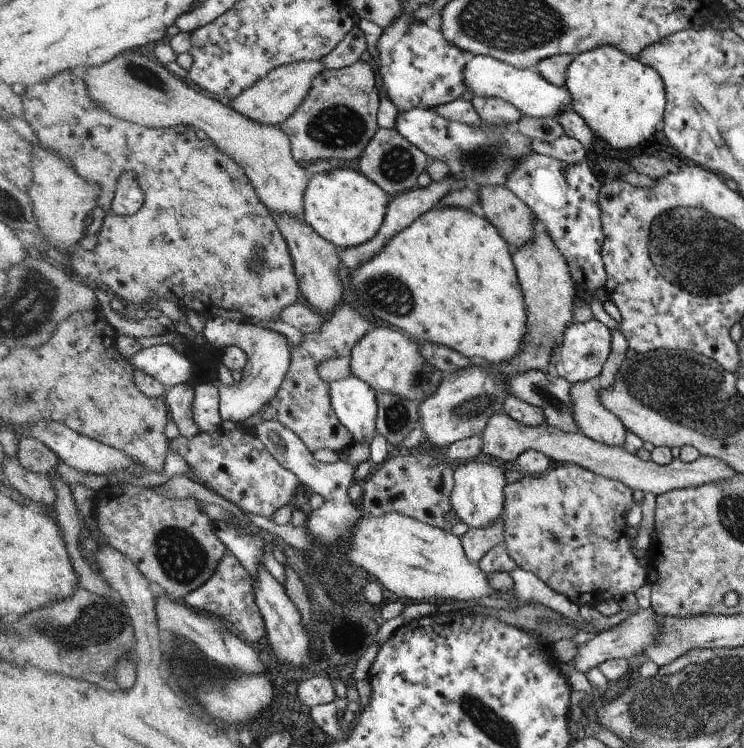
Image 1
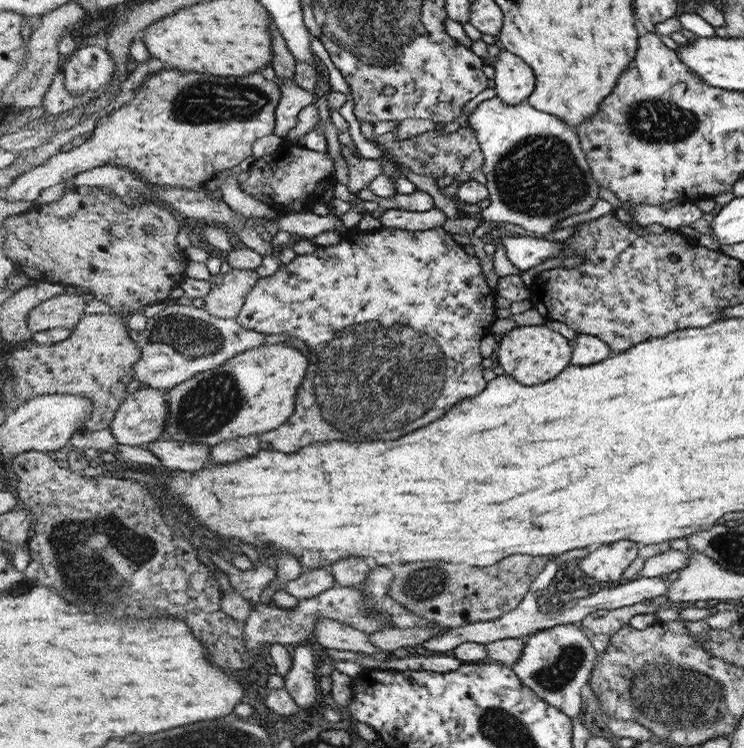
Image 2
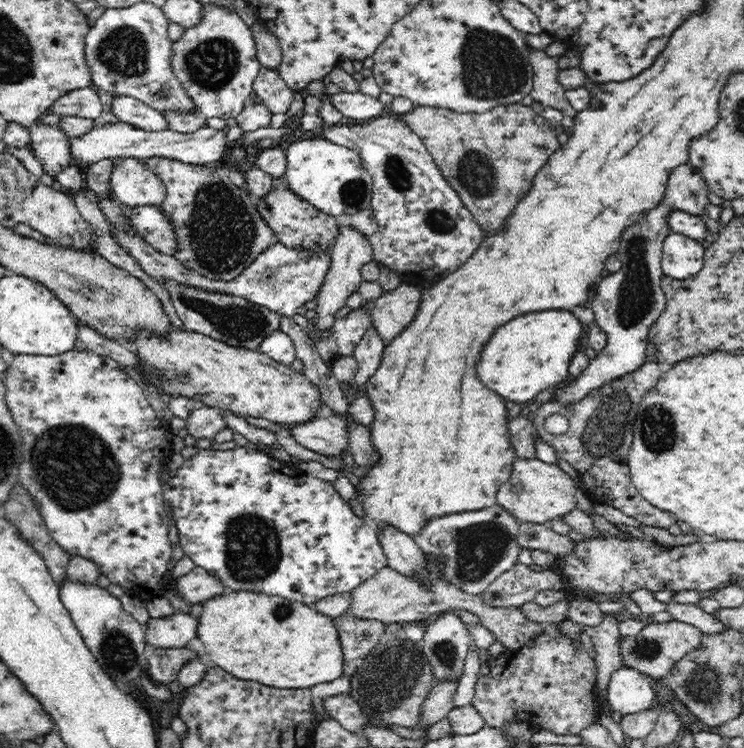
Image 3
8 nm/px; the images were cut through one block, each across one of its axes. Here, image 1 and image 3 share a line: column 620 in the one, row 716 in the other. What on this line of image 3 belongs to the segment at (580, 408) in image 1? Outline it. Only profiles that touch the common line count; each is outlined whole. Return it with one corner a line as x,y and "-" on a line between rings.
457,680
435,682
422,704
422,710
418,716
419,728
421,726
430,728
434,723
447,717
447,714
454,708
454,695
458,683

